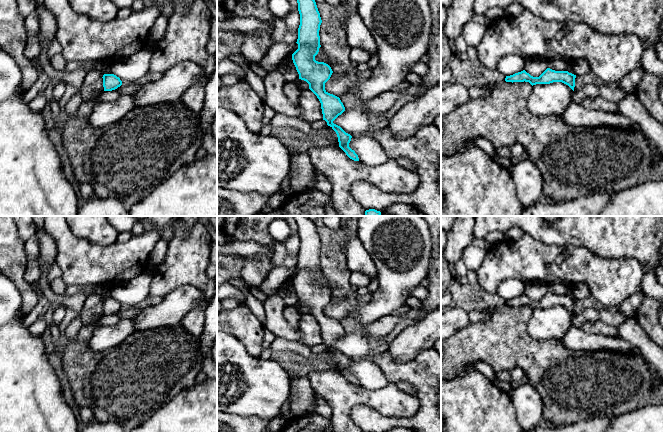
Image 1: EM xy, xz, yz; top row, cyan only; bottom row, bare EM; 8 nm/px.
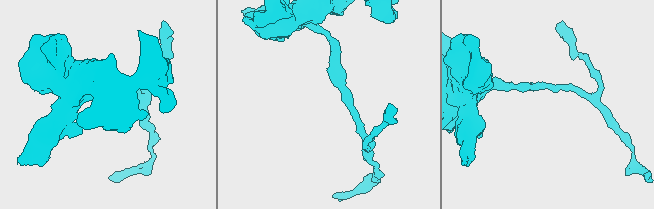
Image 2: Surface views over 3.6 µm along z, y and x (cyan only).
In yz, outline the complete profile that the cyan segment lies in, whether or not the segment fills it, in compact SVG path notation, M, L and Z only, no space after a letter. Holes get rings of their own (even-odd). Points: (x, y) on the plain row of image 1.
M547 292L539 301L533 301L525 294L506 300L506 306L529 306L532 310L536 308L550 308L553 306L562 306L568 309L573 315L575 311L576 299L568 295L555 295Z

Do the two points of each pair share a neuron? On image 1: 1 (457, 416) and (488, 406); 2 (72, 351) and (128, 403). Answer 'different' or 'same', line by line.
1: same
2: same

